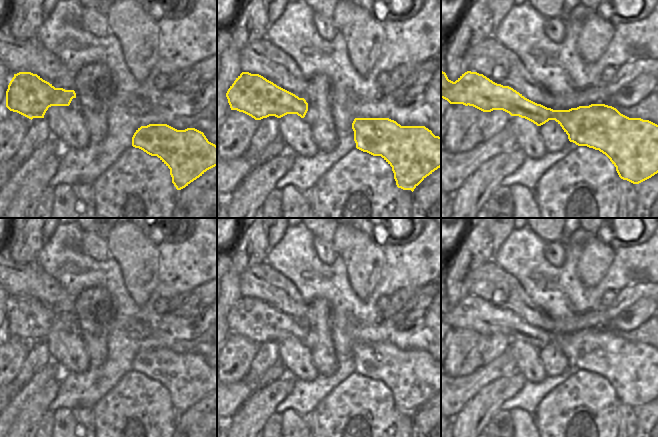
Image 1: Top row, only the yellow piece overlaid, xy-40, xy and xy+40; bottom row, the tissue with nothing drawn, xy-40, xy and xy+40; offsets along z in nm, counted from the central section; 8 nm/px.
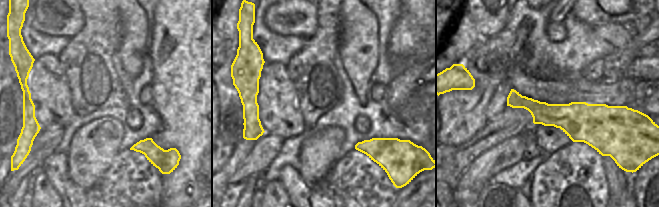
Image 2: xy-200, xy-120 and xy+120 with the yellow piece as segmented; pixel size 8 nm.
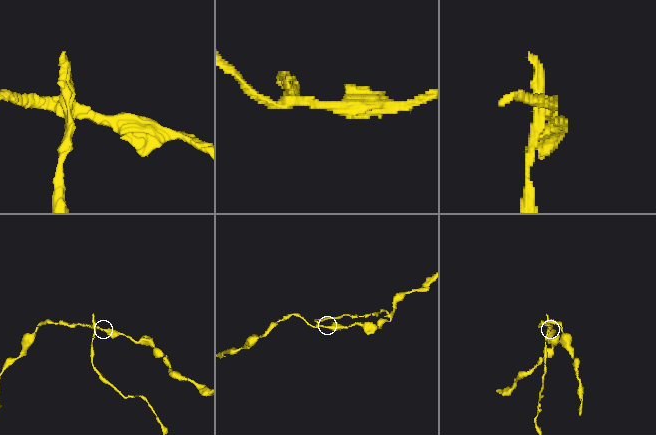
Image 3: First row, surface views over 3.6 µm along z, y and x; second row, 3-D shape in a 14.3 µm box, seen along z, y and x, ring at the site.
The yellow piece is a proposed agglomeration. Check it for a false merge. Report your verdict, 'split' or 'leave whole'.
split

